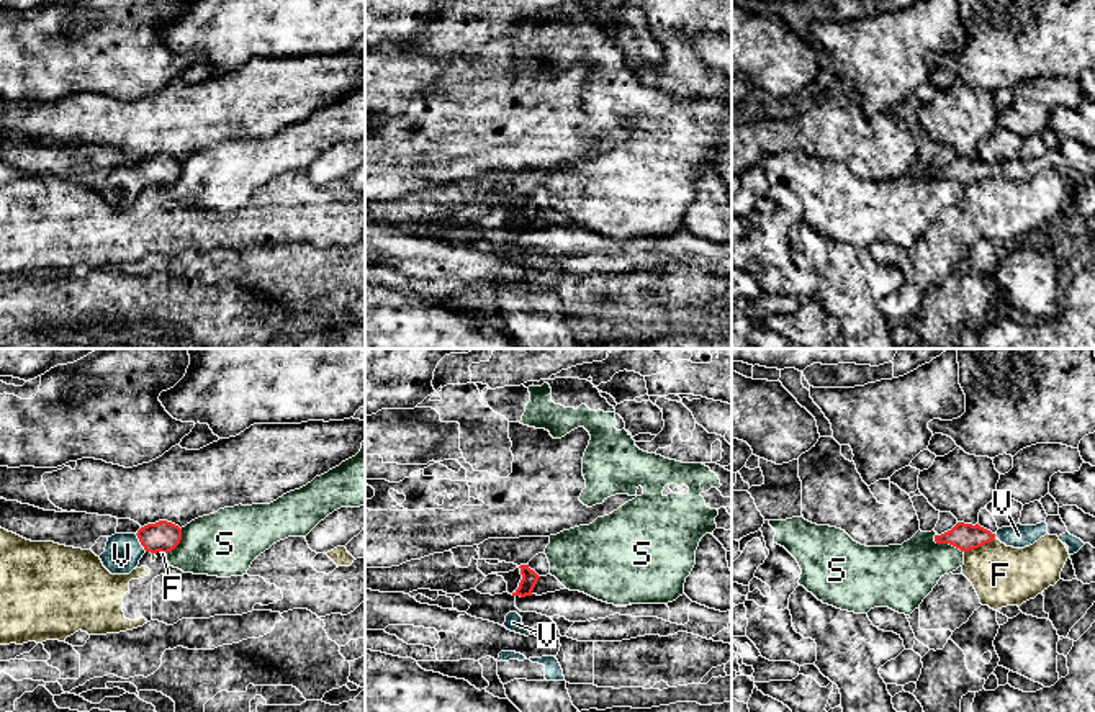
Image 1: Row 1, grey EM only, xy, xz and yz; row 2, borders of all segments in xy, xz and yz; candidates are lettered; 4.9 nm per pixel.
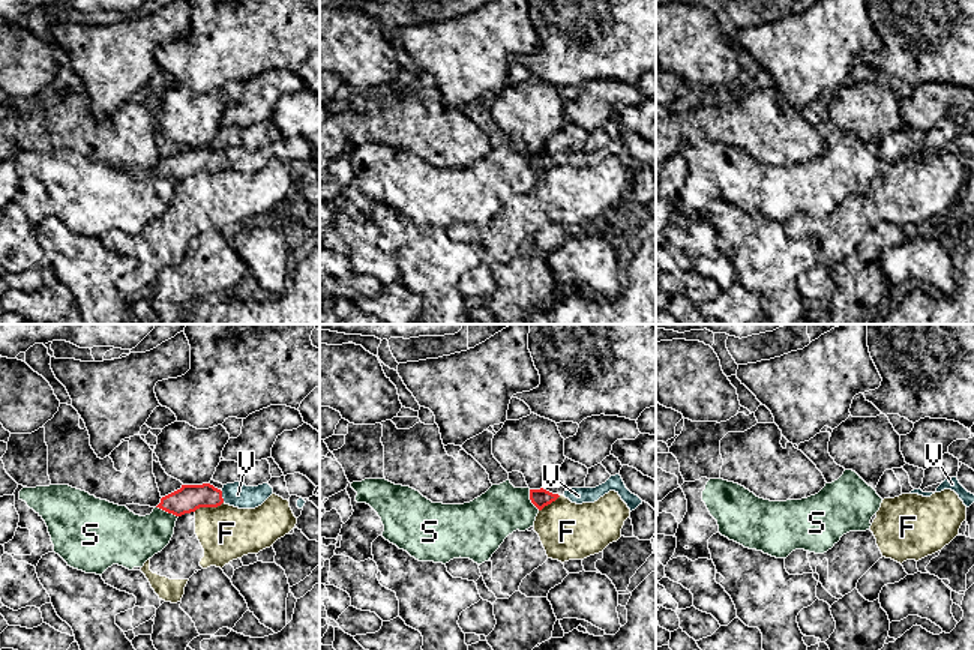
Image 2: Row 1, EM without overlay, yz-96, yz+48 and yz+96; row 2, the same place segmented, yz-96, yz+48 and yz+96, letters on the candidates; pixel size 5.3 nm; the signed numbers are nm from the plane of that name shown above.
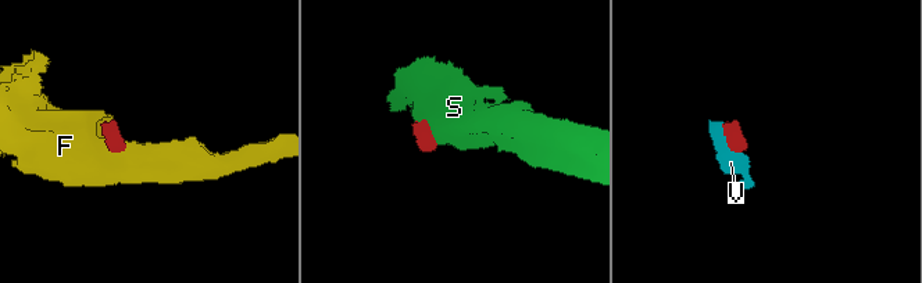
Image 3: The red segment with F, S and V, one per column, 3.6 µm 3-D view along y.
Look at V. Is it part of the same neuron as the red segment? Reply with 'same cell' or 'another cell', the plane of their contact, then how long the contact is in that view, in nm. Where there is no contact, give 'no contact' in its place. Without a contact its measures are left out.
same cell | xy | 110 nm

